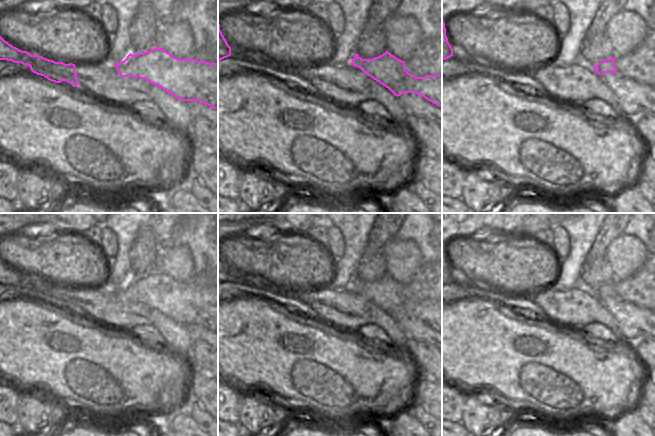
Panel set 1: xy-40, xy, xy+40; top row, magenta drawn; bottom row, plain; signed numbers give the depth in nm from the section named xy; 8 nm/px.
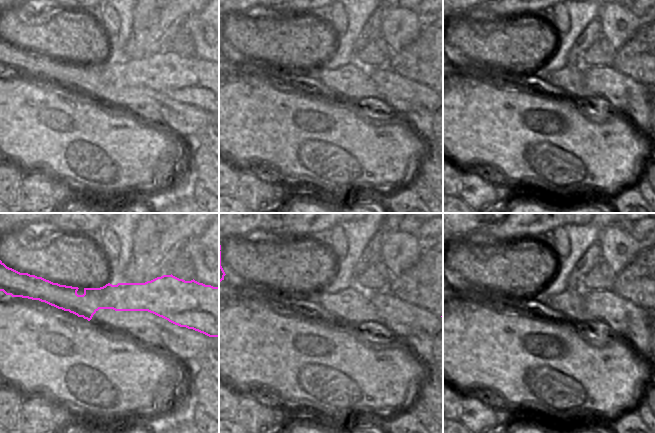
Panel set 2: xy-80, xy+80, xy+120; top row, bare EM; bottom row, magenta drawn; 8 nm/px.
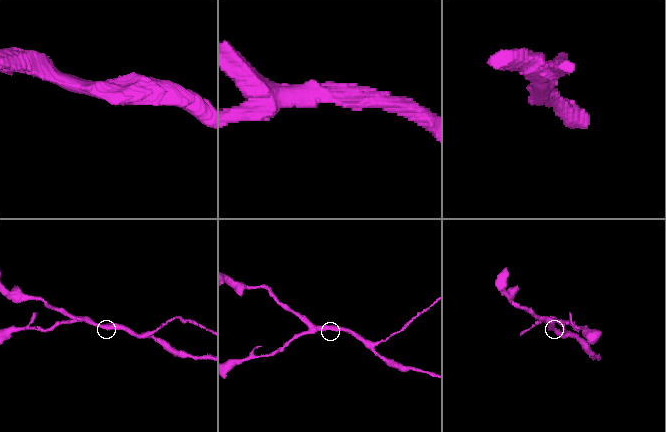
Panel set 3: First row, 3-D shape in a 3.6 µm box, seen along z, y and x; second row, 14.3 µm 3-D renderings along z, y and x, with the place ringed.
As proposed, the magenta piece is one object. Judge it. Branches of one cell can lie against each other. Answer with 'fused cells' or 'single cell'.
fused cells

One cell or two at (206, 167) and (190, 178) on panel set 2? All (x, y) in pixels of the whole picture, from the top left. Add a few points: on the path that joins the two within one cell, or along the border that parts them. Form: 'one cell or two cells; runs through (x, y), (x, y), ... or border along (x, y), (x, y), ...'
two cells; border along (186, 168), (191, 168), (195, 172), (196, 180)

